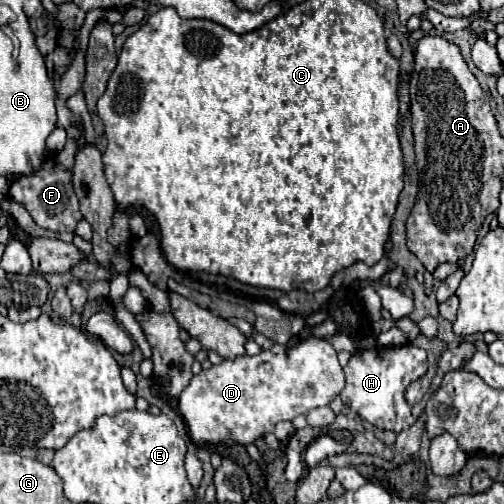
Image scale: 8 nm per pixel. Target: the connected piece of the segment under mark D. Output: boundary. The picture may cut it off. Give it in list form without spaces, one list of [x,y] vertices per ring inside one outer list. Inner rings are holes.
[[[307,338],[297,346],[273,344],[257,356],[223,360],[193,376],[181,392],[179,412],[195,444],[251,444],[273,432],[281,420],[293,420],[317,406],[327,406],[345,386],[345,374],[329,340]]]

